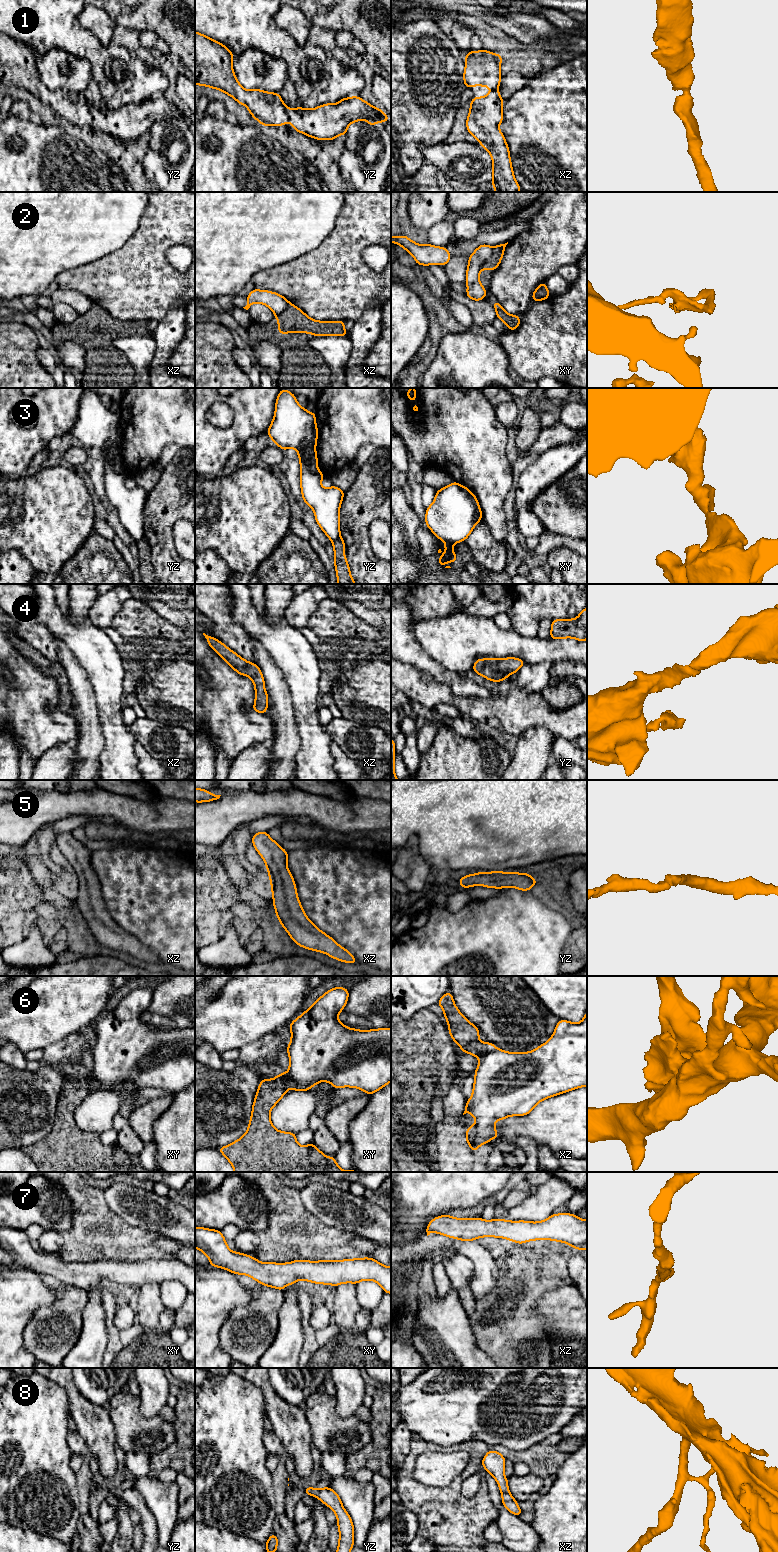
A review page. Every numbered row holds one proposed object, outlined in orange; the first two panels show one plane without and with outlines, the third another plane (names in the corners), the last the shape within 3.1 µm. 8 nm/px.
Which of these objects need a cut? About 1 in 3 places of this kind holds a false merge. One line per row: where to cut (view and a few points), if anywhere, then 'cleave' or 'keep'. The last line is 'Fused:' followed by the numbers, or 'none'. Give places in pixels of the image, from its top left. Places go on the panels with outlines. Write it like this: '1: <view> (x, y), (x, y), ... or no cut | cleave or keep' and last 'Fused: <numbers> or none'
1: no cut | keep
2: xy (493, 248), (493, 253), (479, 270) | cleave
3: yz (340, 536), (332, 542) | cleave
4: no cut | keep
5: no cut | keep
6: xz (496, 1048), (485, 1053), (479, 1059) | cleave
7: no cut | keep
8: no cut | keep
Fused: 2, 3, 6

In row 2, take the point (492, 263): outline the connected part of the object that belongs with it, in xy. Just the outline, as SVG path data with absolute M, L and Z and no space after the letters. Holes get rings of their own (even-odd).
M508 242L505 244L496 245L493 248L492 256L486 262L484 262L482 264L480 271L483 269L489 269L489 270L494 271L499 266L499 264L502 260L502 257L504 254L504 249L507 244L508 244Z

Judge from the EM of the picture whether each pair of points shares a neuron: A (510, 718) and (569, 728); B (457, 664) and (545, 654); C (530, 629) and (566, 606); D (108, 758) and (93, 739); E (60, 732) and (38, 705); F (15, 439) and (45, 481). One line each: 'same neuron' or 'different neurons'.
A: same neuron
B: same neuron
C: same neuron
D: different neurons
E: same neuron
F: different neurons

